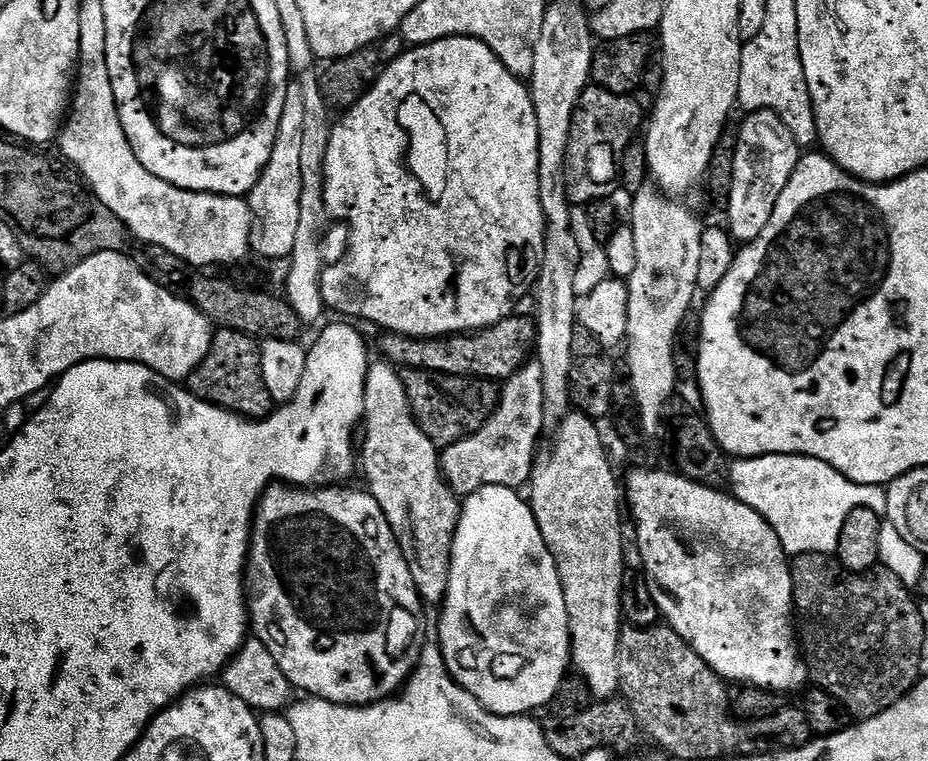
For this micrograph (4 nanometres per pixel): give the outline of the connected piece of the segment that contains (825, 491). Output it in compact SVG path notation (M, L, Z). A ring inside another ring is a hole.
M749 456L731 461L726 476L732 479L731 495L741 500L750 510L762 514L762 518L778 534L778 542L782 542L789 557L804 556L808 552L827 553L830 548L830 532L828 536L828 500L856 500L852 502L868 502L873 489L867 484L855 484L838 470L831 468L826 462L815 460L809 456Z

